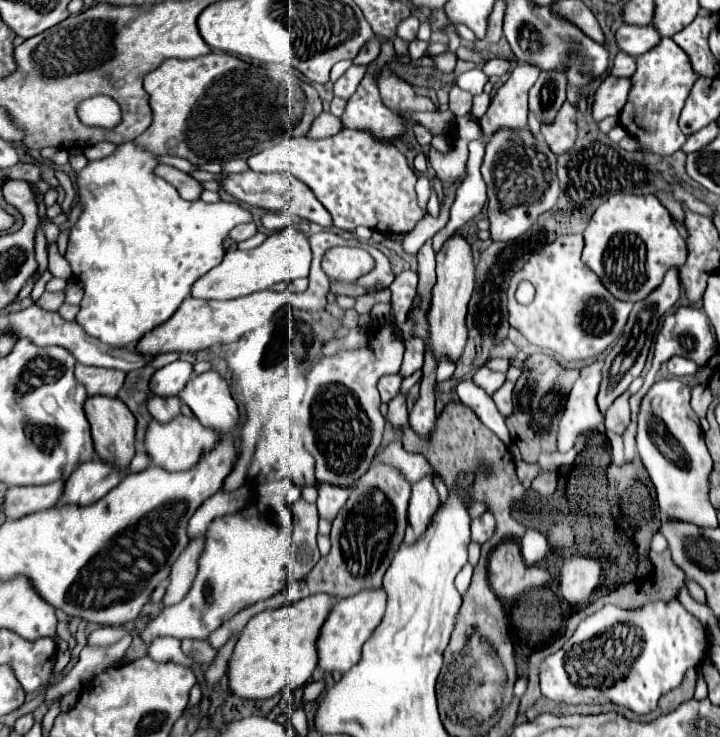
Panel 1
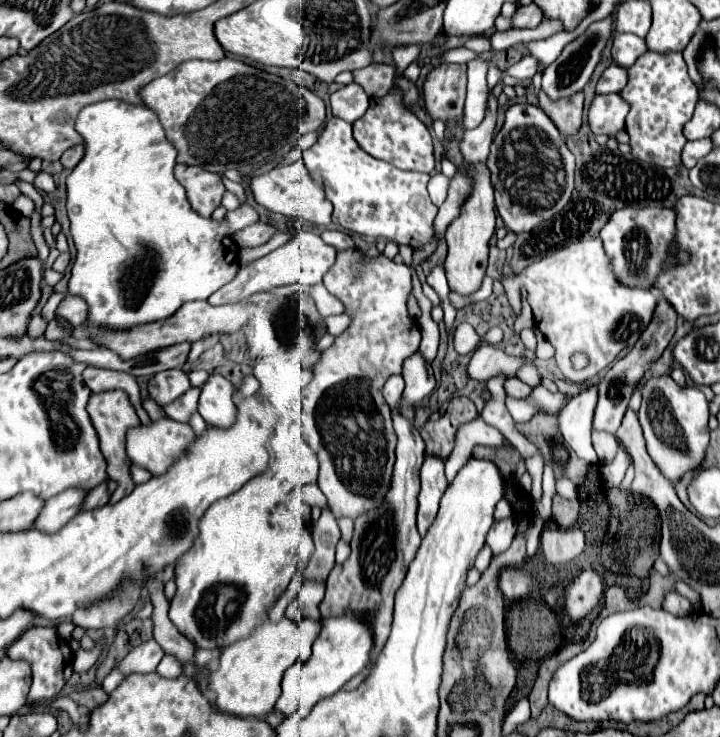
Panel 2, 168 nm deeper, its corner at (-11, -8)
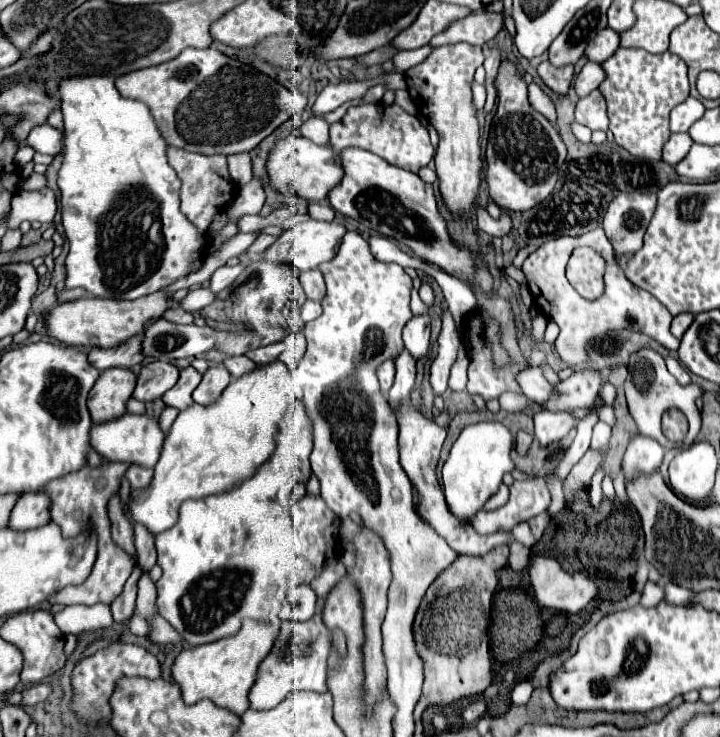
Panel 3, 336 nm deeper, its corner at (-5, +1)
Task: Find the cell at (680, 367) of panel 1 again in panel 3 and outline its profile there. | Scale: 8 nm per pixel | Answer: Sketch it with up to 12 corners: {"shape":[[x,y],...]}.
{"shape":[[666,358],[668,372],[682,384],[690,384],[688,370],[676,360]]}

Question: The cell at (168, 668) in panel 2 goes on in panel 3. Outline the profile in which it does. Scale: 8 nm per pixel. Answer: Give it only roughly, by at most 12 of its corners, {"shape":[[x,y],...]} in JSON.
{"shape":[[112,642],[72,672],[74,708],[110,720],[108,698],[122,676],[160,678],[146,648]]}

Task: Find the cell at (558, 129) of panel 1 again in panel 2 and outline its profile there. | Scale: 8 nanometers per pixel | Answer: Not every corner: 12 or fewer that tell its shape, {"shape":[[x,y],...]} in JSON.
{"shape":[[540,89],[540,107],[572,135],[582,125],[582,91],[552,101]]}

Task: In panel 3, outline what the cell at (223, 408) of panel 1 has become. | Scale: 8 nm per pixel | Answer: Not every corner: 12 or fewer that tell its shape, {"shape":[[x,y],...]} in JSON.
{"shape":[[222,364],[206,370],[192,400],[214,404],[232,376]]}

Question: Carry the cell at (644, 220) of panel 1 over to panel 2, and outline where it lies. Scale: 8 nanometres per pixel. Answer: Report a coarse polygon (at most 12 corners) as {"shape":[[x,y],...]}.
{"shape":[[624,207],[602,227],[614,273],[652,289],[672,209]]}

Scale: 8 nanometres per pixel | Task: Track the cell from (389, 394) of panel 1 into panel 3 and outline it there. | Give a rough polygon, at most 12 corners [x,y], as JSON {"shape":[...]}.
{"shape":[[394,362],[378,368],[382,394],[386,396],[394,384]]}

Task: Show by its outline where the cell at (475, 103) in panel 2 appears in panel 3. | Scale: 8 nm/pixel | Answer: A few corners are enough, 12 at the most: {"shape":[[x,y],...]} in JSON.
{"shape":[[472,82],[472,100],[482,110],[486,90],[478,82]]}

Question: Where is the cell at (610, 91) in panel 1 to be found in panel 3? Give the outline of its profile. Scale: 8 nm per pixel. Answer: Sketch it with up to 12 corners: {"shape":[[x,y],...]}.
{"shape":[[602,92],[578,100],[576,122],[608,132]]}

